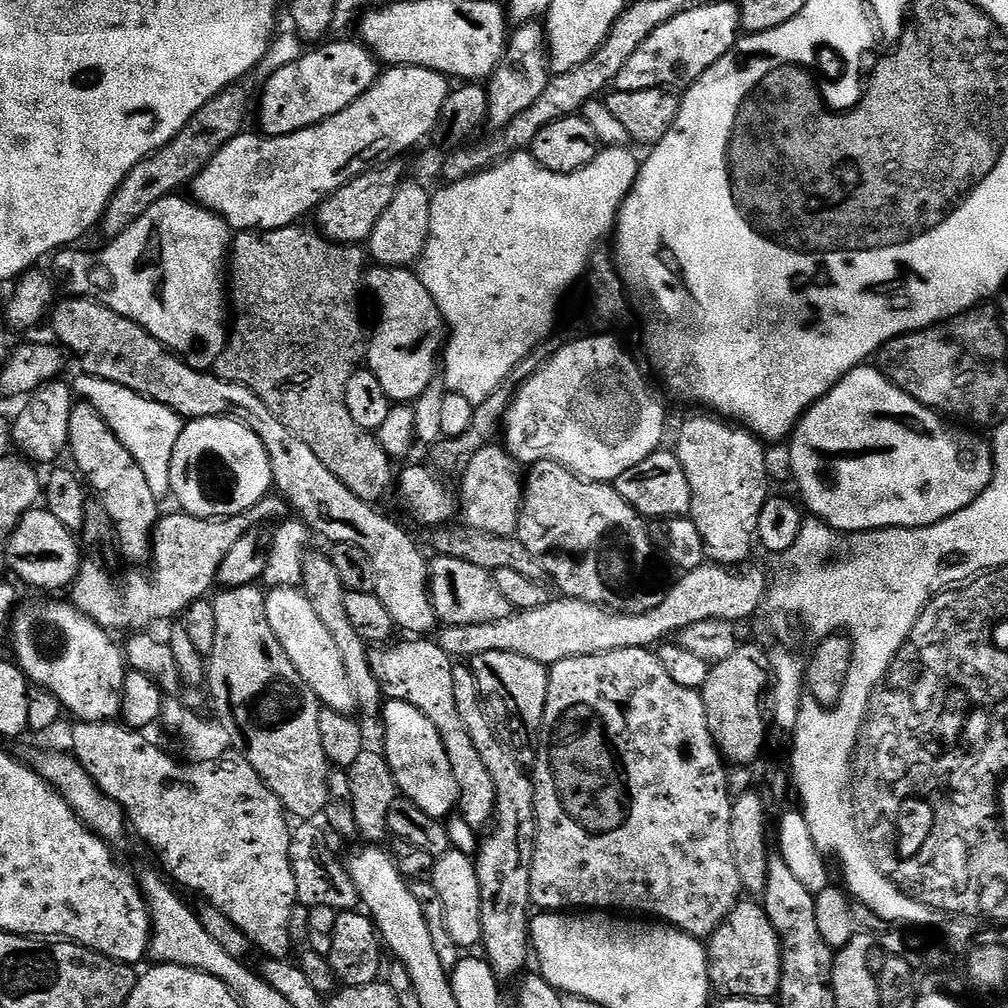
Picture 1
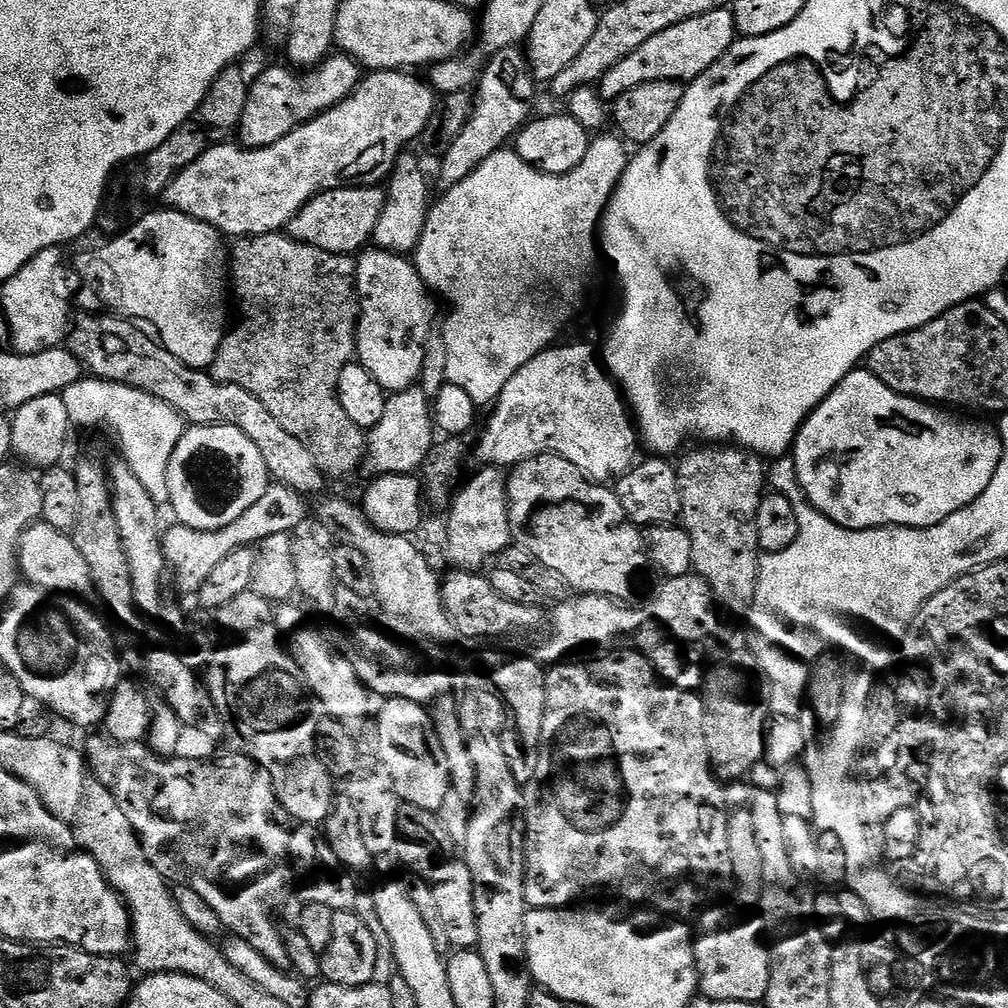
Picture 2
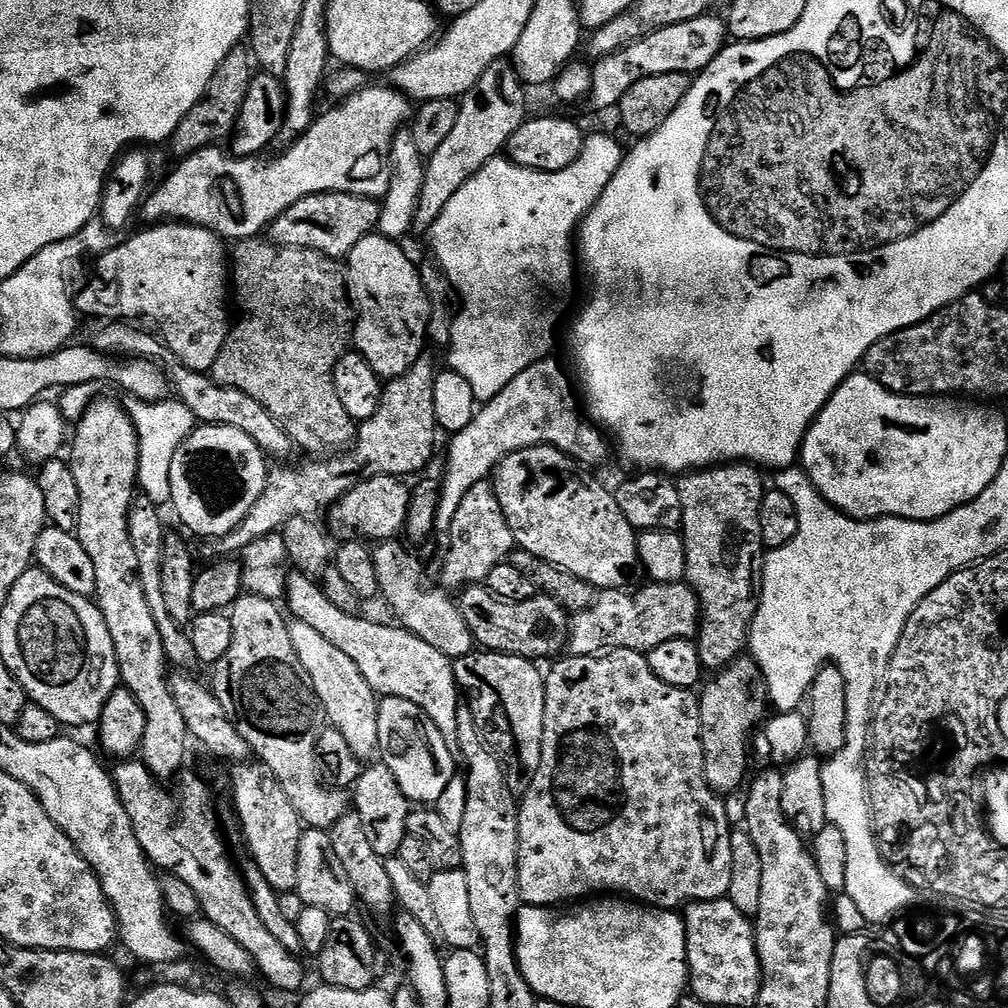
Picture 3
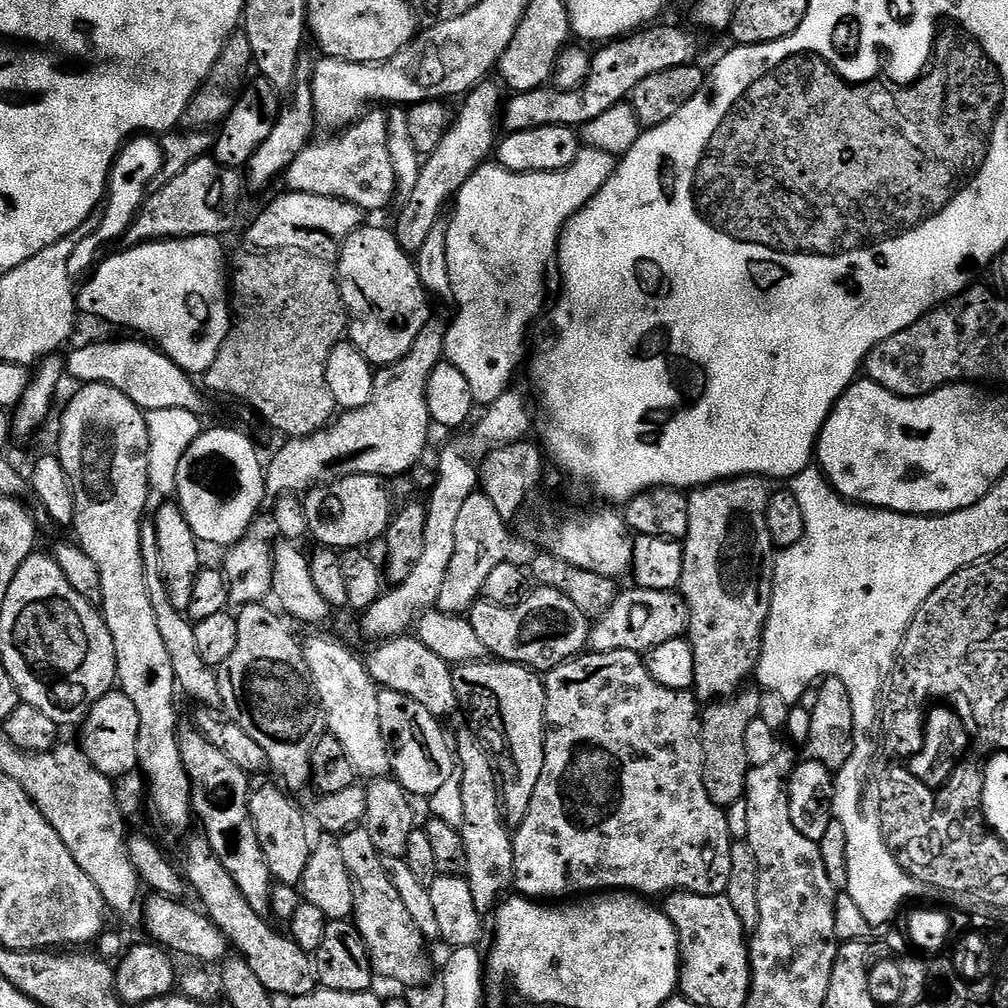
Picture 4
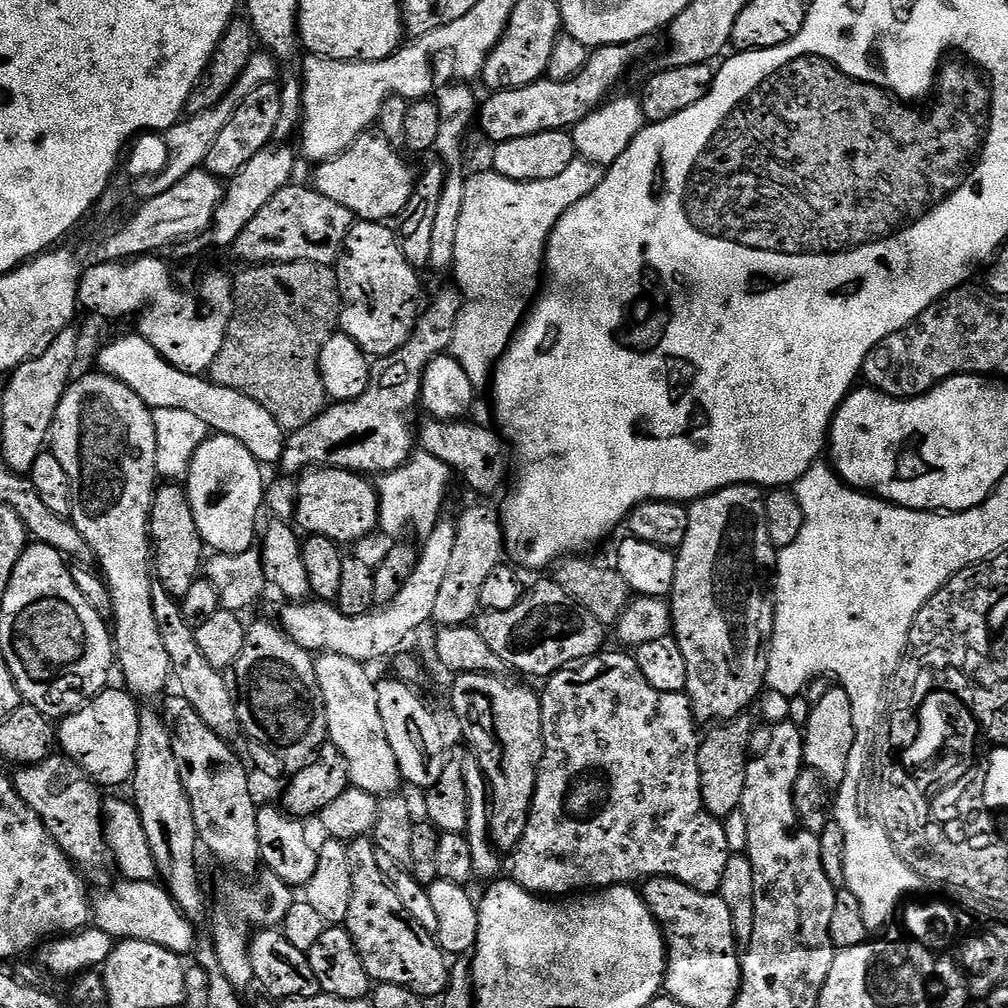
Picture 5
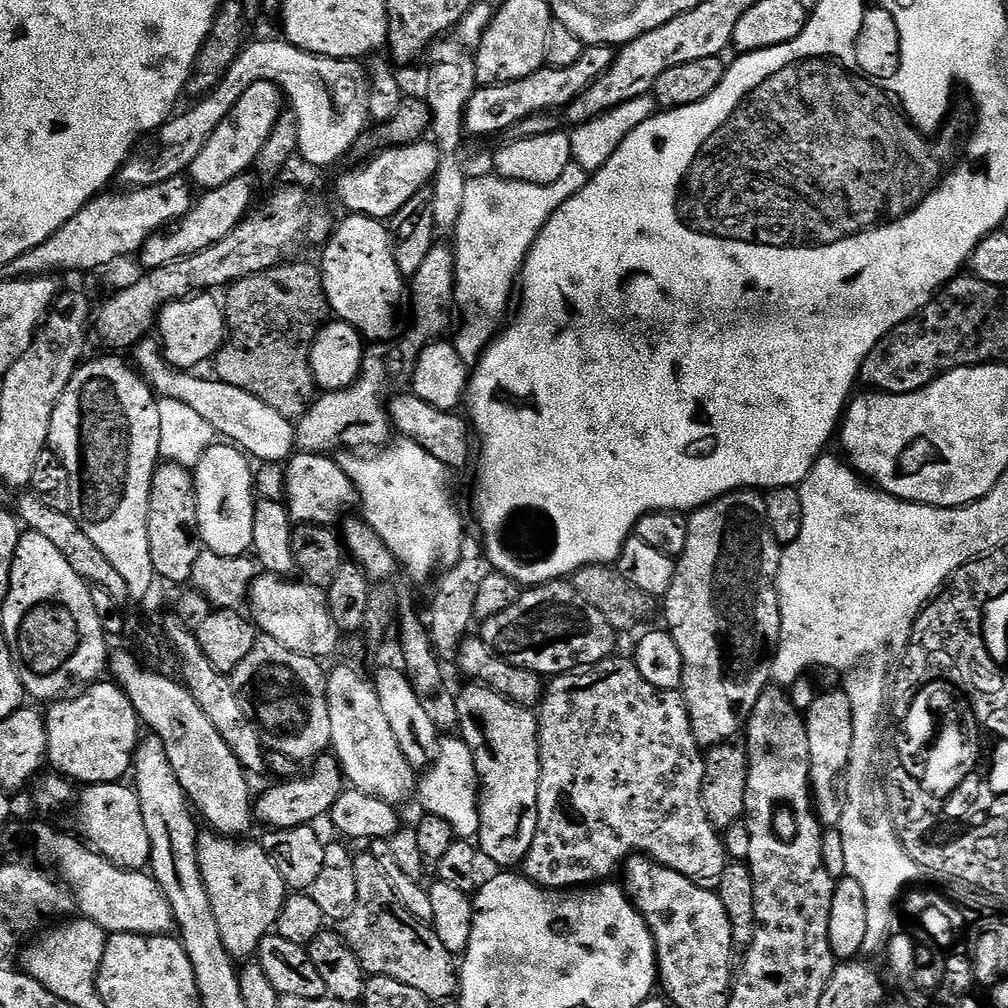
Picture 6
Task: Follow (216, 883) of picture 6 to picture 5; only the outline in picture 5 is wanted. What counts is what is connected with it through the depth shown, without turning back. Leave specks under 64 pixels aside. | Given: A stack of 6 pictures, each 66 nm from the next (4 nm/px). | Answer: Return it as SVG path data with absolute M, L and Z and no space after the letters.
M264 870L259 873L251 882L236 882L240 884L228 884L224 888L224 904L228 907L228 916L220 916L212 924L212 937L210 943L212 949L218 954L218 964L222 966L223 976L229 979L230 984L237 990L253 987L256 984L254 966L250 962L251 946L250 937L254 930L275 929L283 925L286 914L290 911L290 906L294 903L293 885L287 884L278 874Z

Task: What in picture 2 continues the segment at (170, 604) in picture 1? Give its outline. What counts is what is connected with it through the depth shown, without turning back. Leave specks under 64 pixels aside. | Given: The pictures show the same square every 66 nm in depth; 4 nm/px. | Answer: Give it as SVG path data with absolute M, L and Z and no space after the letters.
M273 483L239 518L234 518L230 526L222 526L218 530L194 529L185 524L173 523L173 528L163 533L164 558L167 567L176 575L176 584L184 592L199 593L202 582L210 578L210 573L239 548L258 546L266 538L274 534L292 534L301 524L309 519L308 504L305 493L296 492L287 484Z

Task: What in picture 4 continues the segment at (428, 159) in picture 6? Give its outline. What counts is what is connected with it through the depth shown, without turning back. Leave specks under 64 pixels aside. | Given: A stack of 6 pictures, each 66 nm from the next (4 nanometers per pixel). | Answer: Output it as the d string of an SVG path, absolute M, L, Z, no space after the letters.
M367 119L349 124L333 140L320 140L308 144L287 168L287 187L294 192L322 194L350 202L372 214L384 208L397 195L394 166L390 166L386 135L376 128L368 132Z

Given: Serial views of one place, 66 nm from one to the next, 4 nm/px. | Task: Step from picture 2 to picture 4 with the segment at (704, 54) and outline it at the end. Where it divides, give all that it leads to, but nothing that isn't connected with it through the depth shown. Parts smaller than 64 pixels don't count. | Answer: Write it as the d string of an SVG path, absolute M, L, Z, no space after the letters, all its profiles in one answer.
M648 26L637 30L623 38L607 41L595 49L590 74L582 86L573 92L563 92L551 86L535 88L529 92L518 92L509 95L502 104L502 128L505 133L518 130L534 130L538 126L566 126L567 128L583 129L584 125L594 122L601 114L606 114L614 106L625 103L631 97L634 86L642 82L642 78L650 78L650 74L662 74L662 70L674 70L674 66L696 64L696 55L700 52L700 44L696 41L695 31L687 32L684 28L656 28Z

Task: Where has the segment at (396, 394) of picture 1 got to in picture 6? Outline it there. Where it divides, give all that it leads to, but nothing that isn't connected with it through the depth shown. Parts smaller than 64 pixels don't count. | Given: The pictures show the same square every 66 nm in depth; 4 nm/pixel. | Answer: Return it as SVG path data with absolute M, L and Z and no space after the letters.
M355 214L345 217L341 224L339 221L335 225L332 237L323 245L324 261L318 264L329 309L339 319L357 328L365 341L391 341L400 303L406 300L406 278L398 270L398 262L392 253L393 237L389 229L374 218Z

